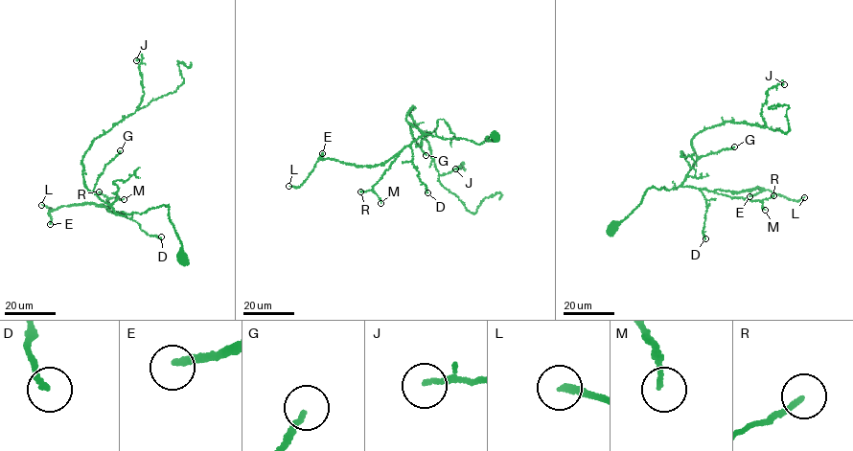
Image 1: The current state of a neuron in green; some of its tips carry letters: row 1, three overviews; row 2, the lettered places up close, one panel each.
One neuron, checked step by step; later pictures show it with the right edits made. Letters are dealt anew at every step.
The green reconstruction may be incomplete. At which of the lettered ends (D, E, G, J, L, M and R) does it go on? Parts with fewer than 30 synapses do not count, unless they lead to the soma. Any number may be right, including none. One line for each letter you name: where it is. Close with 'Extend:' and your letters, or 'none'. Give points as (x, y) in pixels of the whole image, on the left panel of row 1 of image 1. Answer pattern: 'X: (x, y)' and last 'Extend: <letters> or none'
E: (50, 224)
G: (120, 150)
L: (41, 205)
Extend: E, G, L

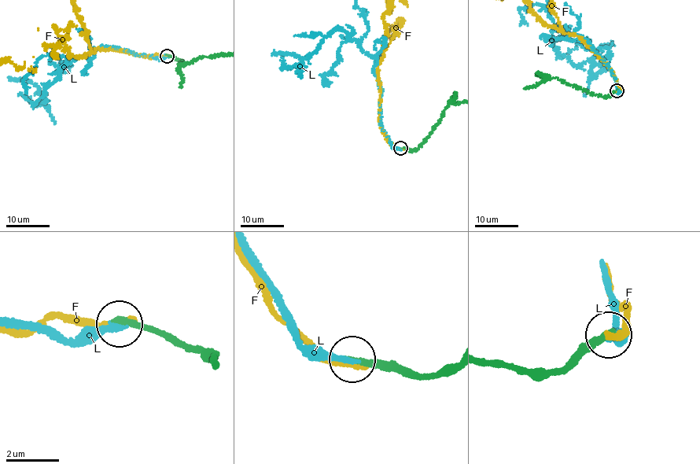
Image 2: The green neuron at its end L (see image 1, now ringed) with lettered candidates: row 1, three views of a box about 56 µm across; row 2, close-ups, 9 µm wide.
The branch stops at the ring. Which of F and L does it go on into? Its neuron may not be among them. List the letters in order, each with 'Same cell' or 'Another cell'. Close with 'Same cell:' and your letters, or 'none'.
F: Another cell
L: Same cell
Same cell: L

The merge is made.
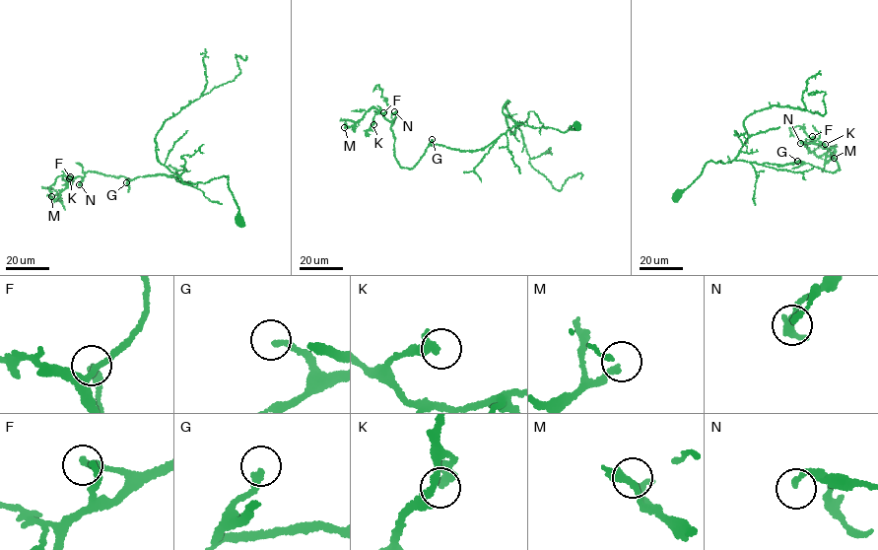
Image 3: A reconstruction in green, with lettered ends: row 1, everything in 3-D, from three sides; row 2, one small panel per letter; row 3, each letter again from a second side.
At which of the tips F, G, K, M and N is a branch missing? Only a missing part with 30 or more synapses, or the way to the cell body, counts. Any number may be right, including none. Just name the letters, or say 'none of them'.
G

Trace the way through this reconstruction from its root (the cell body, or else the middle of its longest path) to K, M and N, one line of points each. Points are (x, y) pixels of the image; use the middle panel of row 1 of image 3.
K: (577, 125), (516, 124), (474, 151), (431, 145), (410, 169), (395, 158), (391, 121), (376, 113), (373, 124)
M: (577, 125), (516, 124), (474, 151), (431, 145), (410, 169), (377, 109), (344, 127)
N: (577, 125), (564, 132), (516, 124), (474, 151), (431, 145), (410, 169), (395, 158), (394, 111)

